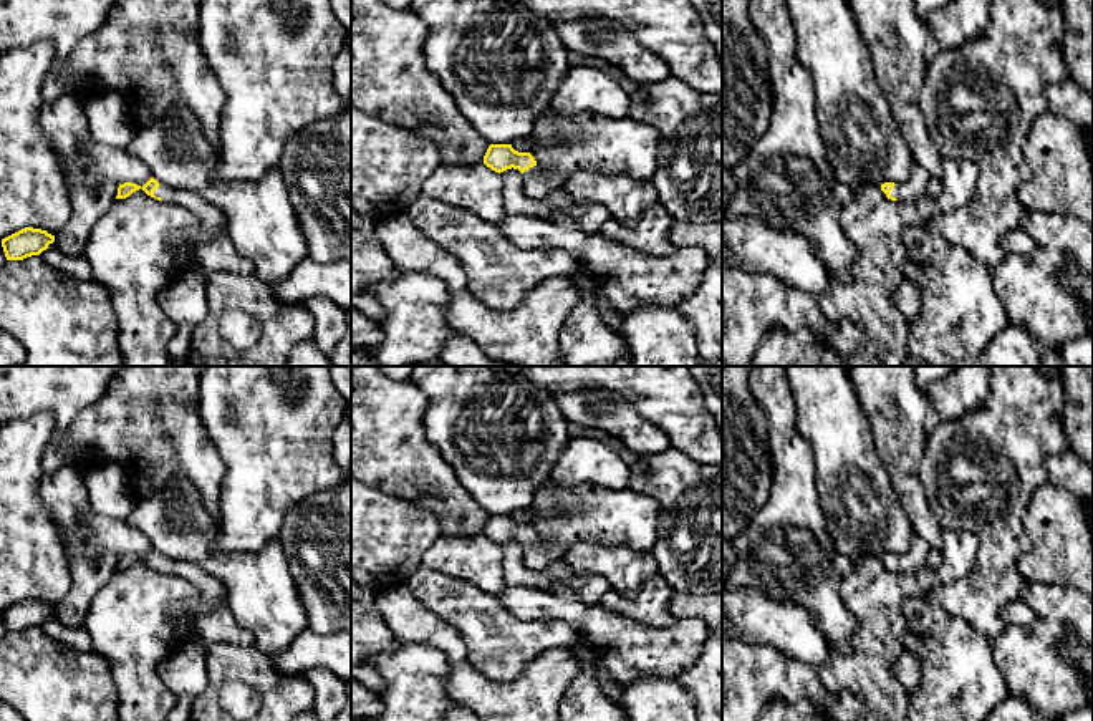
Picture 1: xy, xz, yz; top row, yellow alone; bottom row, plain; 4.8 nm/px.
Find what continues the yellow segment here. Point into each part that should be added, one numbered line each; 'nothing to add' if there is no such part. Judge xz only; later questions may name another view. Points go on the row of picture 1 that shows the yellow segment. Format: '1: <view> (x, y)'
1: xz (537, 184)

